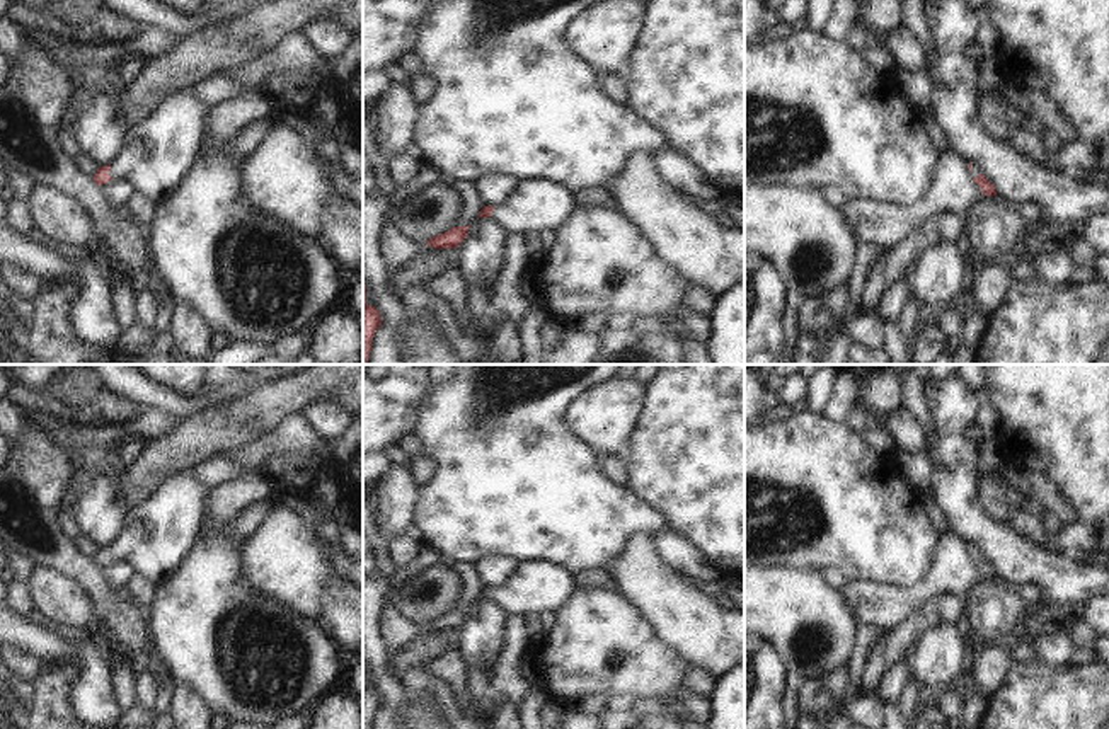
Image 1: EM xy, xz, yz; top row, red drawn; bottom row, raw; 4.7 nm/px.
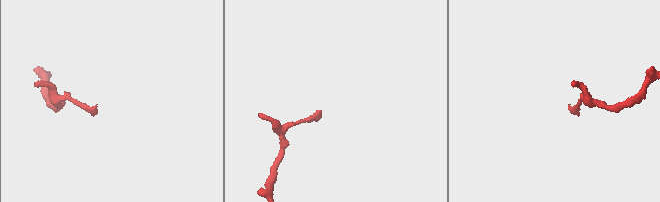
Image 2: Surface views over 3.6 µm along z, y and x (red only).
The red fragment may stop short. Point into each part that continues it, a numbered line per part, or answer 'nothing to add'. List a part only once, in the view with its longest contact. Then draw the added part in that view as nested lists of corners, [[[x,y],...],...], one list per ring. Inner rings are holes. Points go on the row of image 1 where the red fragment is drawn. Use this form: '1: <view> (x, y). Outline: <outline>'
1: xy (164, 145). Outline: [[[189,89],[165,97],[150,114],[129,126],[109,175],[121,177],[136,194],[157,206],[201,155],[208,109]]]

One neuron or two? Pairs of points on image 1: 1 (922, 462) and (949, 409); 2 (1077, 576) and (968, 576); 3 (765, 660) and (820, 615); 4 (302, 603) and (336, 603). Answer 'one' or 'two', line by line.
1: two
2: two
3: two
4: two

